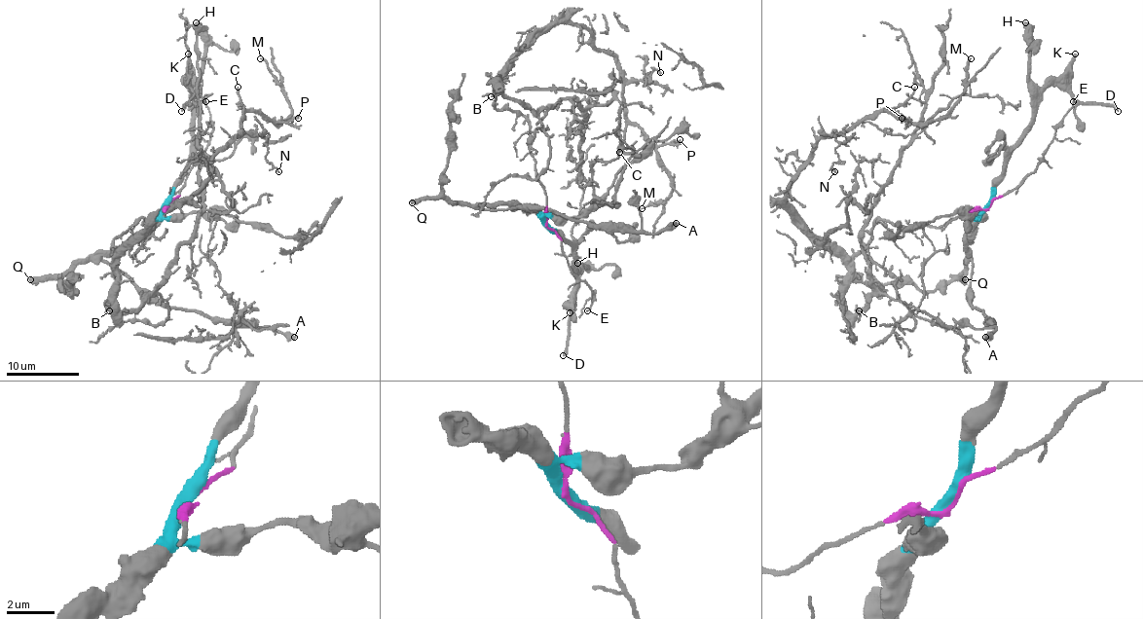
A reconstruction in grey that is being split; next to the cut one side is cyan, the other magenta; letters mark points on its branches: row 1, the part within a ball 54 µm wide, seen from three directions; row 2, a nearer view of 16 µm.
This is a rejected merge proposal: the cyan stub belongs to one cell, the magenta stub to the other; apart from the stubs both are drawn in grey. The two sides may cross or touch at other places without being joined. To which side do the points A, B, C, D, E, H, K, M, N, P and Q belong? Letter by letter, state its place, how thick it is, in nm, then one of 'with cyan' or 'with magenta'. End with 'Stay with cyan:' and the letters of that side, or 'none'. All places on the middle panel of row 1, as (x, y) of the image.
A: at (676, 223); 480 nm thick; with cyan
B: at (491, 96); 140 nm thick; with magenta
C: at (619, 152); 150 nm thick; with magenta
D: at (563, 355); 300 nm thick; with cyan
E: at (587, 310); 110 nm thick; with magenta
H: at (577, 263); 550 nm thick; with cyan
K: at (570, 312); 240 nm thick; with cyan
M: at (642, 208); 150 nm thick; with magenta
N: at (660, 72); 90 nm thick; with magenta
P: at (680, 139); 100 nm thick; with magenta
Q: at (412, 202); 550 nm thick; with cyan
Stay with cyan: A, D, H, K, Q

